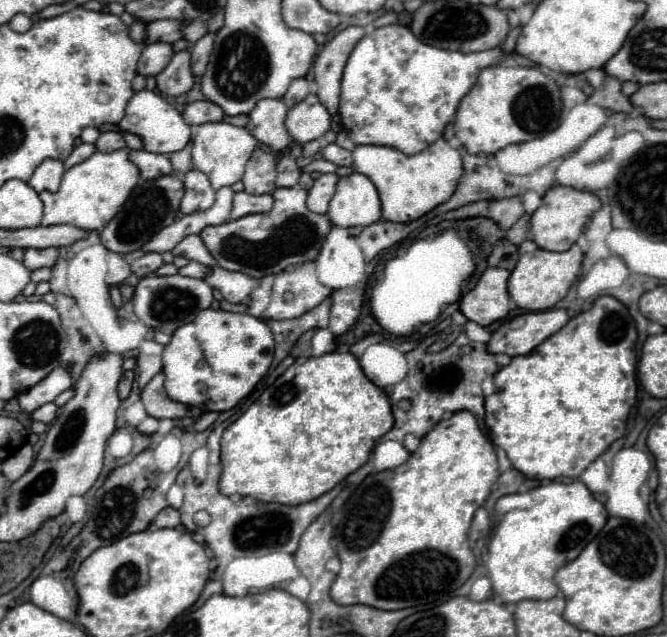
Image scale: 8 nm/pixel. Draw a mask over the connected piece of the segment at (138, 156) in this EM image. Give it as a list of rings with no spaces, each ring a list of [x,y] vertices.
[[[131,150],[129,160],[133,160],[133,164],[137,164],[137,168],[141,170],[141,176],[145,180],[155,180],[159,176],[173,172],[169,158],[163,154],[153,154],[147,150]]]

